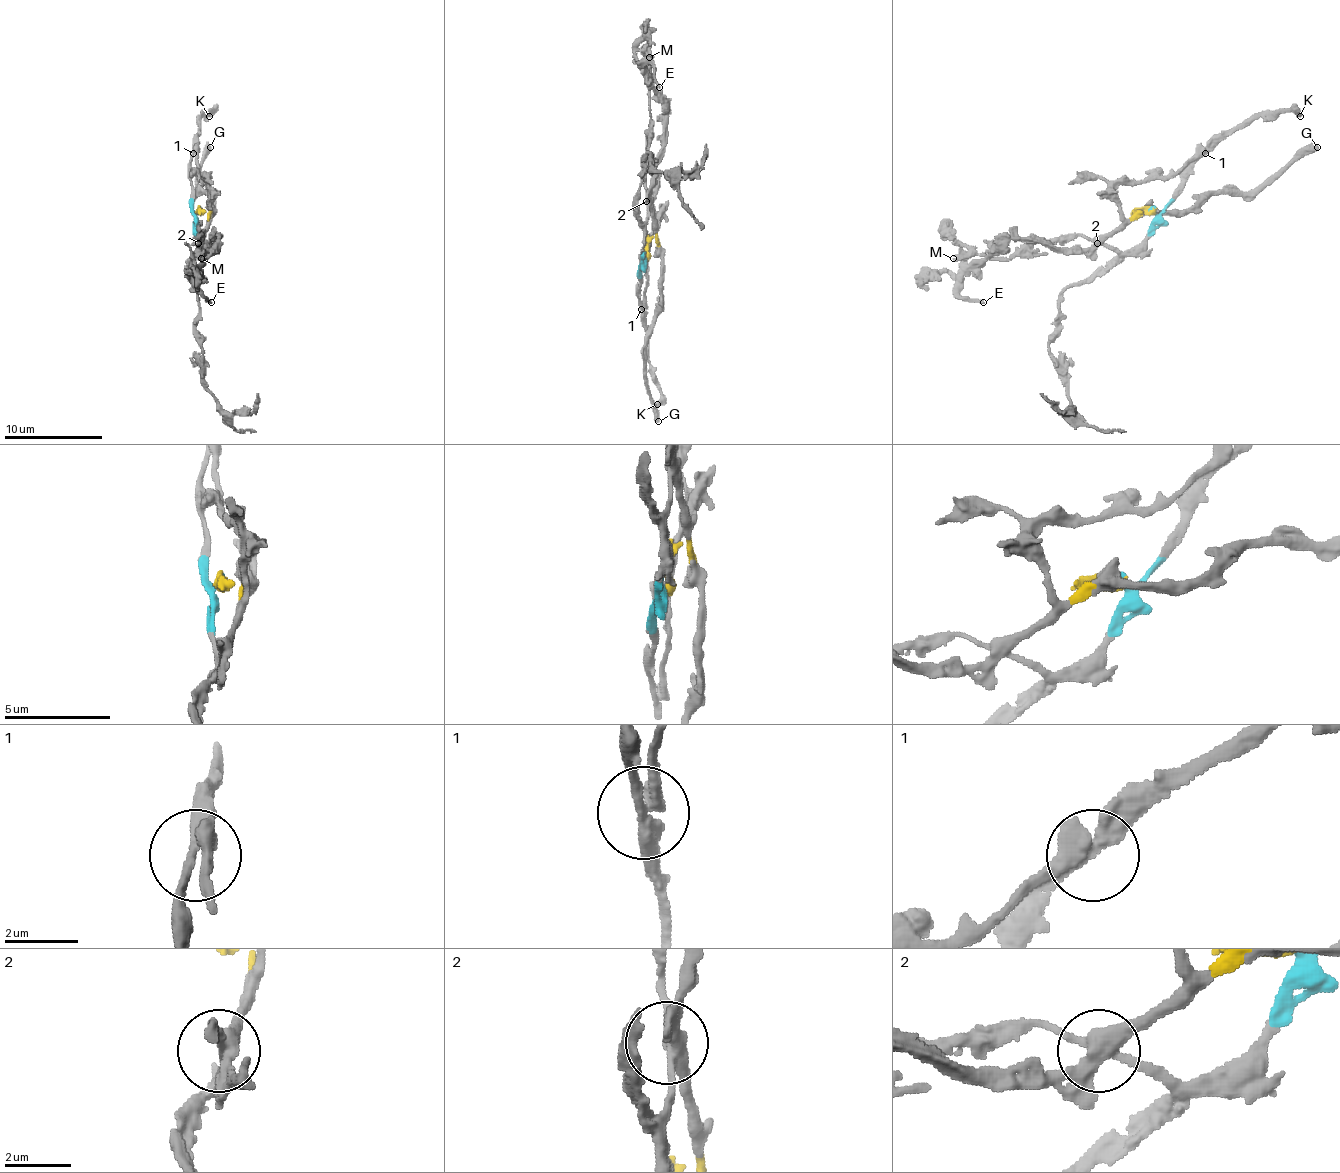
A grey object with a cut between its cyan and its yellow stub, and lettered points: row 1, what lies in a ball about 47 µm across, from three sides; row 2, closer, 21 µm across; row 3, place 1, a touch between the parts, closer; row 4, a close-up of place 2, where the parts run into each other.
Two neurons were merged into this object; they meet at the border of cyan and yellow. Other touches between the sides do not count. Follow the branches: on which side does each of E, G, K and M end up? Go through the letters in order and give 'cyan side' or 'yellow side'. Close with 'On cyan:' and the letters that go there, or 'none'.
E: yellow side
G: yellow side
K: cyan side
M: cyan side
On cyan: K, M

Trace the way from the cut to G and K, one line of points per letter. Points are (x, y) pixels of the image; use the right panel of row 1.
G: (1151, 212), (1198, 210), (1220, 193), (1259, 193), (1318, 146)
K: (1151, 212), (1163, 207), (1183, 175), (1232, 131), (1259, 117), (1276, 117), (1288, 112), (1301, 117)

